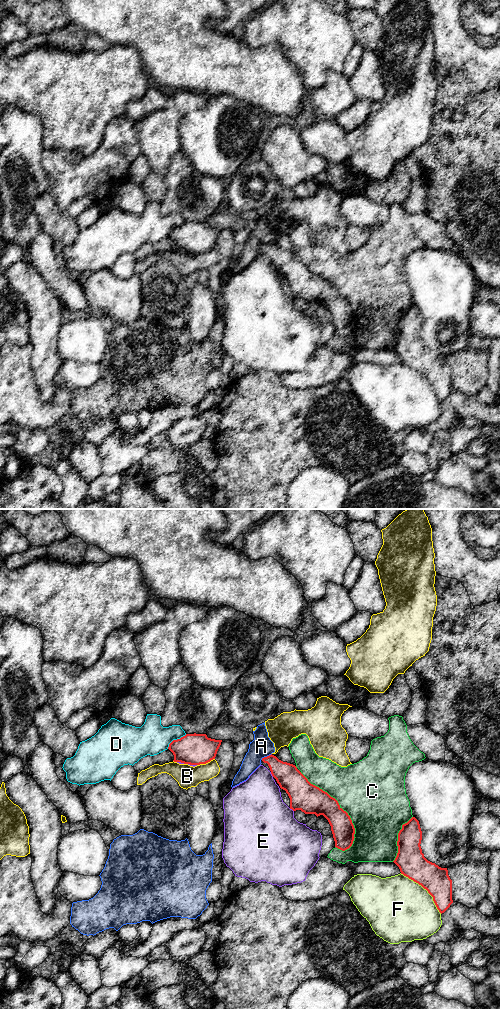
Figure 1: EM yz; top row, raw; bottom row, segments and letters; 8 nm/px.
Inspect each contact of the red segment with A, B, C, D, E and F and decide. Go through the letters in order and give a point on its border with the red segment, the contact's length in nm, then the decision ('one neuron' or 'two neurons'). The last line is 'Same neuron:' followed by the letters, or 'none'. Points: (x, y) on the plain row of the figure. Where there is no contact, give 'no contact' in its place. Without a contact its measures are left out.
A: meets red in yz at (267, 244); contact 100 nm long; two neurons
B: meets red in yz at (205, 251); contact 160 nm long; two neurons
C: meets red in yz at (341, 296); contact 750 nm long; two neurons
D: meets red in yz at (175, 228); contact 200 nm long; two neurons
E: meets red in yz at (271, 261); contact 50 nm long; two neurons
F: meets red in yz at (425, 376); contact 460 nm long; two neurons
Same neuron: none

